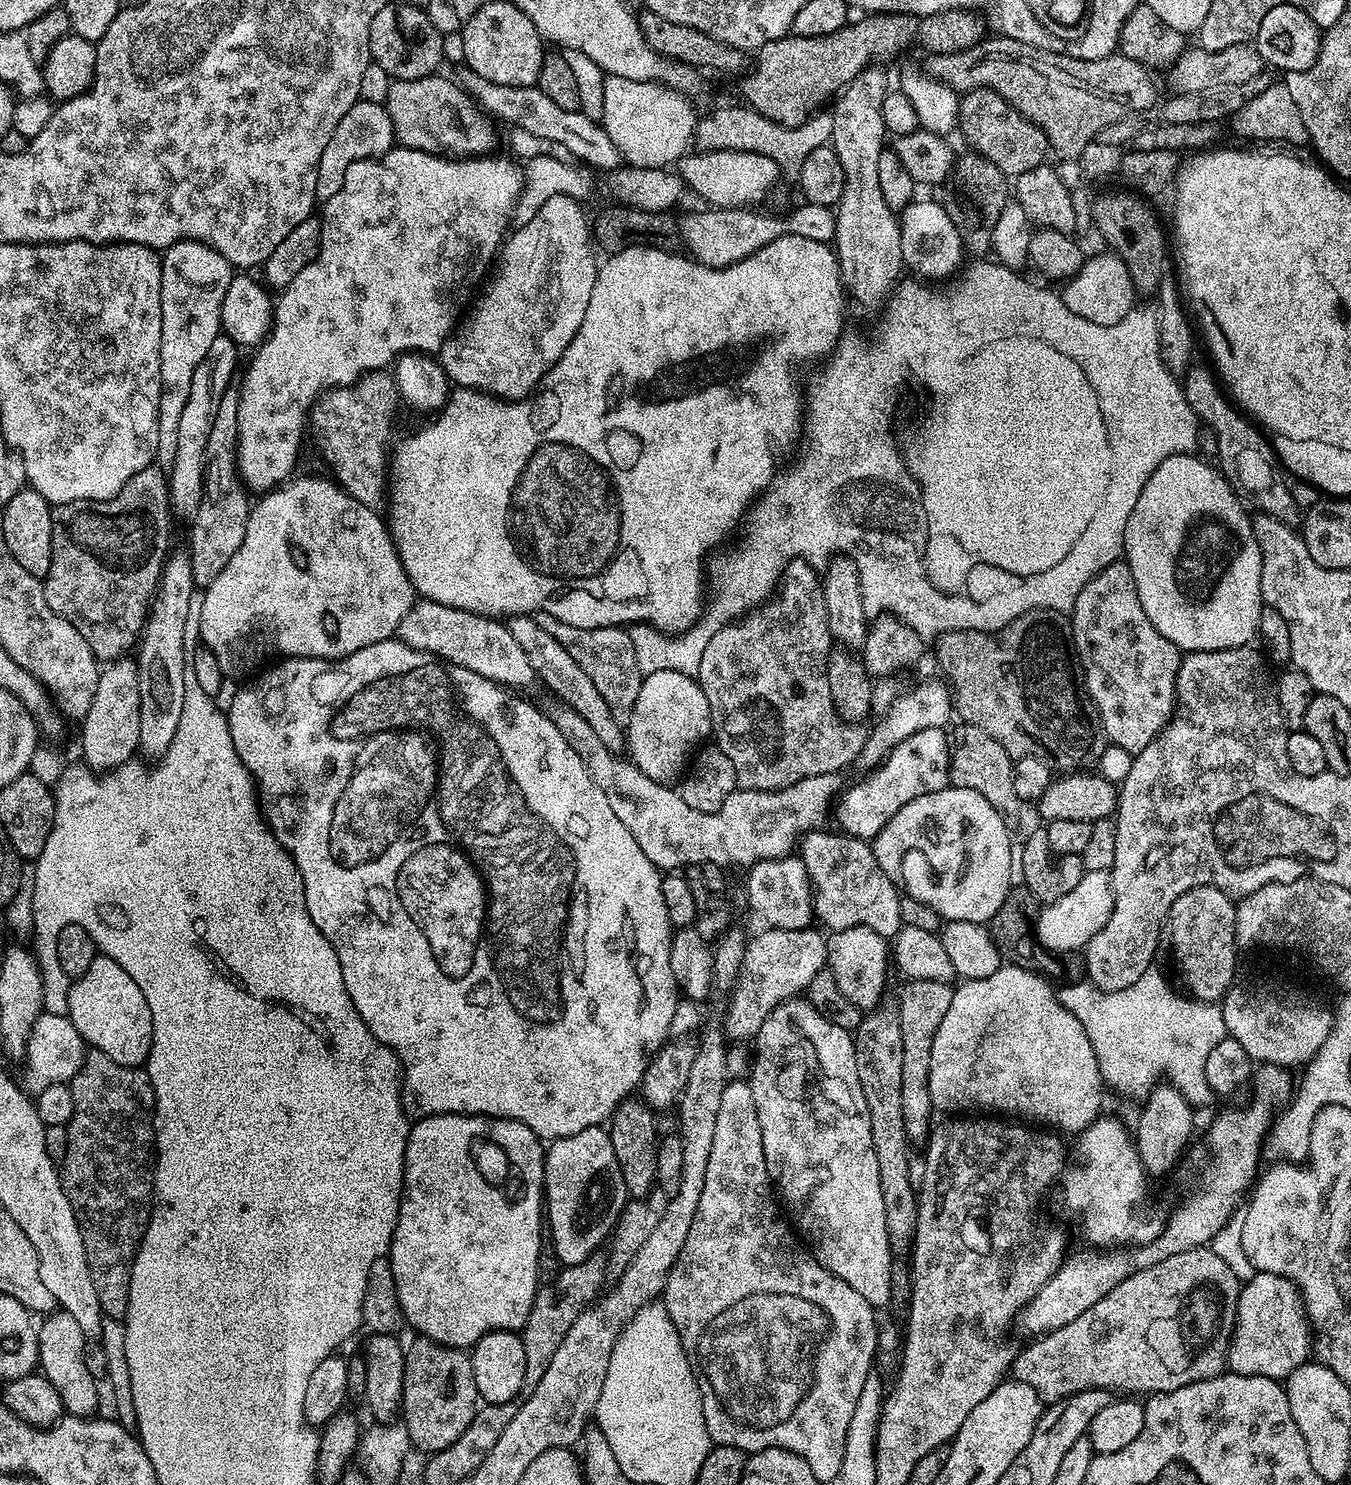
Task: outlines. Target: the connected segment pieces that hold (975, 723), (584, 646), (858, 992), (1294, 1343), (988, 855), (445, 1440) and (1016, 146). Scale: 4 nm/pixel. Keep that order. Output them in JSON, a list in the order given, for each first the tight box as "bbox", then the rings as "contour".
[{"bbox":[934,608,1106,770],"contour":[[[1038,608],[1022,614],[1000,631],[991,634],[976,631],[946,632],[937,636],[934,645],[936,645],[936,660],[940,663],[941,670],[945,672],[943,675],[954,685],[954,708],[958,716],[964,719],[961,721],[990,734],[1012,757],[1037,756],[1057,769],[1064,768],[1060,770],[1084,770],[1092,766],[1088,764],[1094,763],[1103,754],[1104,748],[1106,749],[1104,729],[1100,726],[1100,717],[1096,715],[1096,708],[1092,705],[1088,689],[1084,686],[1080,661],[1076,655],[1076,645],[1072,643],[1072,622],[1067,615],[1053,609]]]},{"bbox":[536,614,641,722],"contour":[[[543,614],[536,616],[538,626],[547,630],[570,650],[570,658],[586,670],[586,678],[598,686],[598,694],[606,698],[606,706],[616,715],[617,720],[624,722],[632,715],[634,702],[638,702],[641,675],[638,670],[638,658],[634,658],[634,642],[630,642],[630,634],[623,627],[618,628],[579,628],[570,626],[566,622],[556,620],[552,616]]]},{"bbox":[827,926,890,1010],"contour":[[[854,926],[850,930],[833,932],[827,937],[828,963],[827,971],[834,974],[838,988],[850,1002],[854,1002],[862,1010],[871,1010],[885,999],[884,987],[888,984],[888,968],[890,972],[889,941],[866,926]]]},{"bbox":[1227,1272,1313,1381],"contour":[[[1256,1272],[1240,1289],[1236,1325],[1228,1343],[1227,1371],[1283,1381],[1298,1366],[1309,1363],[1313,1339],[1296,1285],[1269,1272]]]},{"bbox":[871,786,1014,924],"contour":[[[949,786],[934,794],[922,794],[922,798],[914,798],[914,802],[906,802],[906,806],[882,826],[871,846],[878,866],[882,866],[886,878],[890,878],[903,895],[921,900],[945,921],[984,924],[991,921],[998,906],[1010,896],[1008,883],[1012,880],[1012,872],[1014,876],[1014,848],[1012,852],[1008,828],[998,810],[994,810],[982,794],[969,788]]]},{"bbox":[402,1335,481,1454],"contour":[[[417,1335],[416,1340],[407,1341],[404,1350],[404,1403],[402,1405],[402,1427],[408,1431],[411,1443],[420,1447],[424,1454],[440,1452],[448,1448],[474,1422],[474,1414],[481,1403],[478,1386],[474,1386],[474,1366],[472,1357],[463,1348],[451,1348],[439,1344],[429,1336]]]},{"bbox":[958,88,1050,178],"contour":[[[973,88],[960,96],[958,132],[964,135],[973,153],[984,156],[1007,178],[1034,170],[1034,166],[1045,163],[1050,156],[1048,139],[1042,129],[989,88]]]}]

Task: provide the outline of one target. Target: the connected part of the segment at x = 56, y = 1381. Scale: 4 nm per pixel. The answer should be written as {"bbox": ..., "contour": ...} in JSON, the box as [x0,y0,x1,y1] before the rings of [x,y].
{"bbox":[36,1310,101,1417],"contour":[[[62,1310],[45,1315],[39,1321],[36,1337],[40,1347],[39,1371],[48,1379],[50,1386],[58,1390],[58,1398],[62,1398],[65,1413],[69,1416],[95,1417],[100,1408],[101,1385],[86,1370],[86,1338],[76,1319]]]}

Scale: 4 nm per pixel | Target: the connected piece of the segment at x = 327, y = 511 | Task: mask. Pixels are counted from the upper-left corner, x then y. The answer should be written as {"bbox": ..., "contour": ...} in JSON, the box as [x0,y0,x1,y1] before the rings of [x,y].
{"bbox":[199,476,418,677],"contour":[[[300,476],[289,479],[278,488],[265,492],[260,500],[251,505],[248,521],[246,522],[246,538],[242,538],[242,546],[238,546],[238,554],[226,562],[226,570],[214,578],[214,582],[203,593],[204,601],[199,601],[200,636],[203,647],[208,648],[218,658],[218,666],[222,666],[225,677],[244,676],[251,668],[256,668],[267,656],[275,658],[295,658],[298,656],[313,656],[319,660],[338,660],[341,656],[354,654],[354,650],[362,650],[379,640],[391,640],[397,635],[402,618],[412,605],[417,603],[418,593],[412,587],[410,578],[402,566],[400,556],[396,552],[396,544],[392,534],[388,531],[385,517],[377,509],[362,506],[362,502],[355,500],[345,492],[339,484],[331,479],[323,480],[320,476]]]}

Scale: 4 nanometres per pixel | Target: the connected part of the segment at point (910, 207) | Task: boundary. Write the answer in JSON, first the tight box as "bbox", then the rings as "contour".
{"bbox":[898,199,965,281],"contour":[[[913,199],[912,203],[907,204],[898,216],[904,262],[909,273],[925,281],[944,280],[959,266],[960,259],[965,258],[964,244],[960,240],[958,230],[950,220],[950,214],[947,213],[945,205],[920,199]]]}

